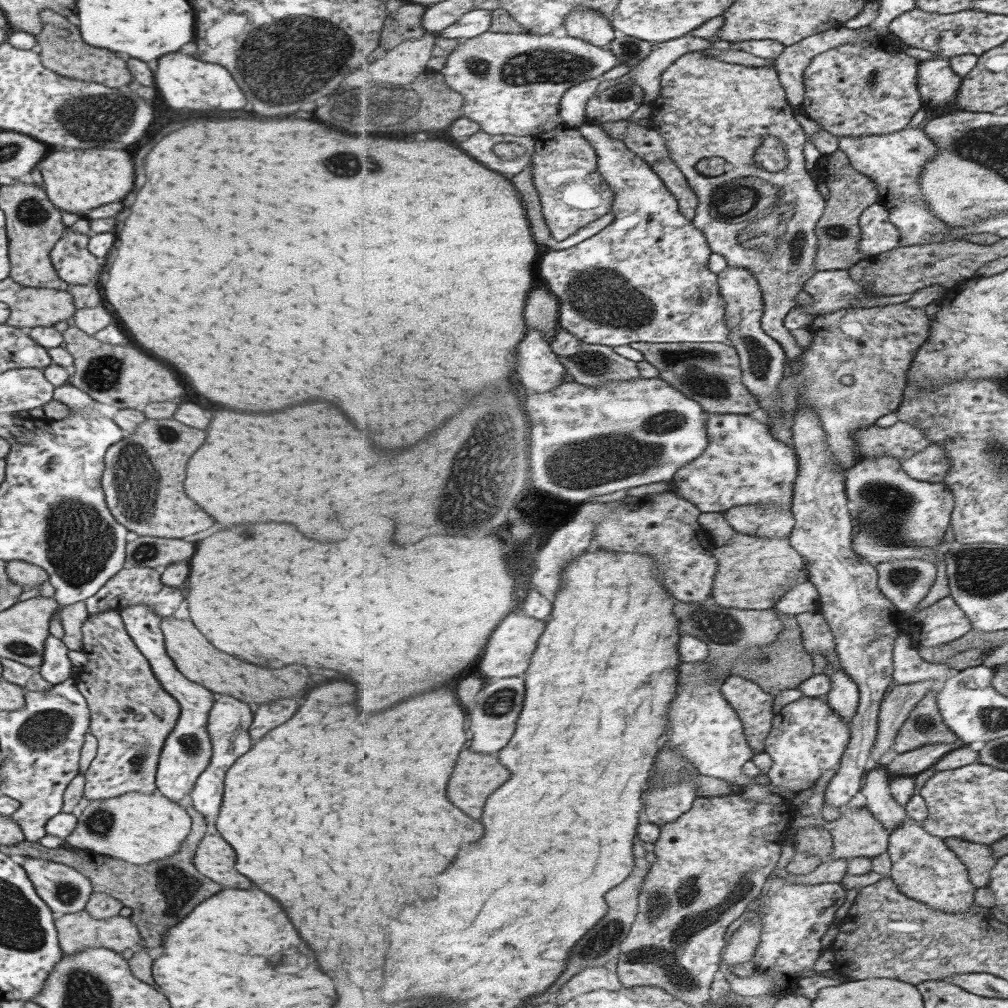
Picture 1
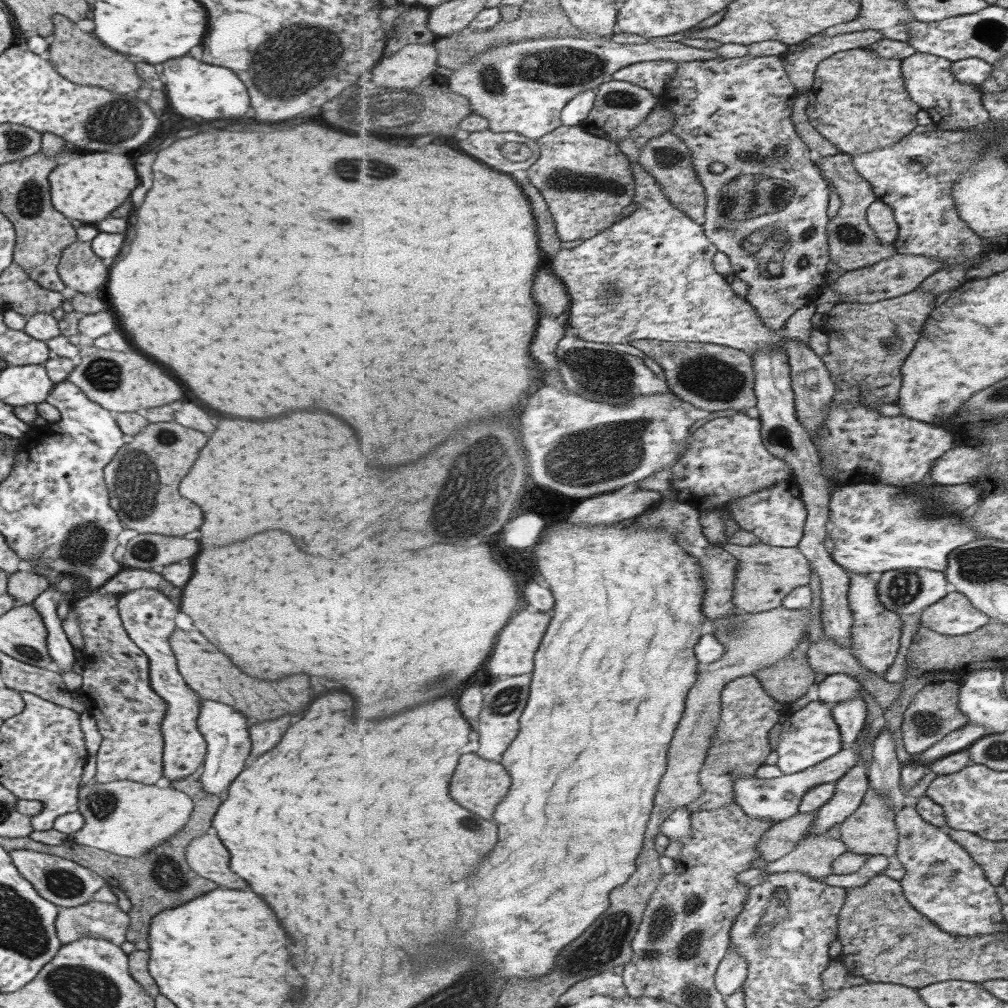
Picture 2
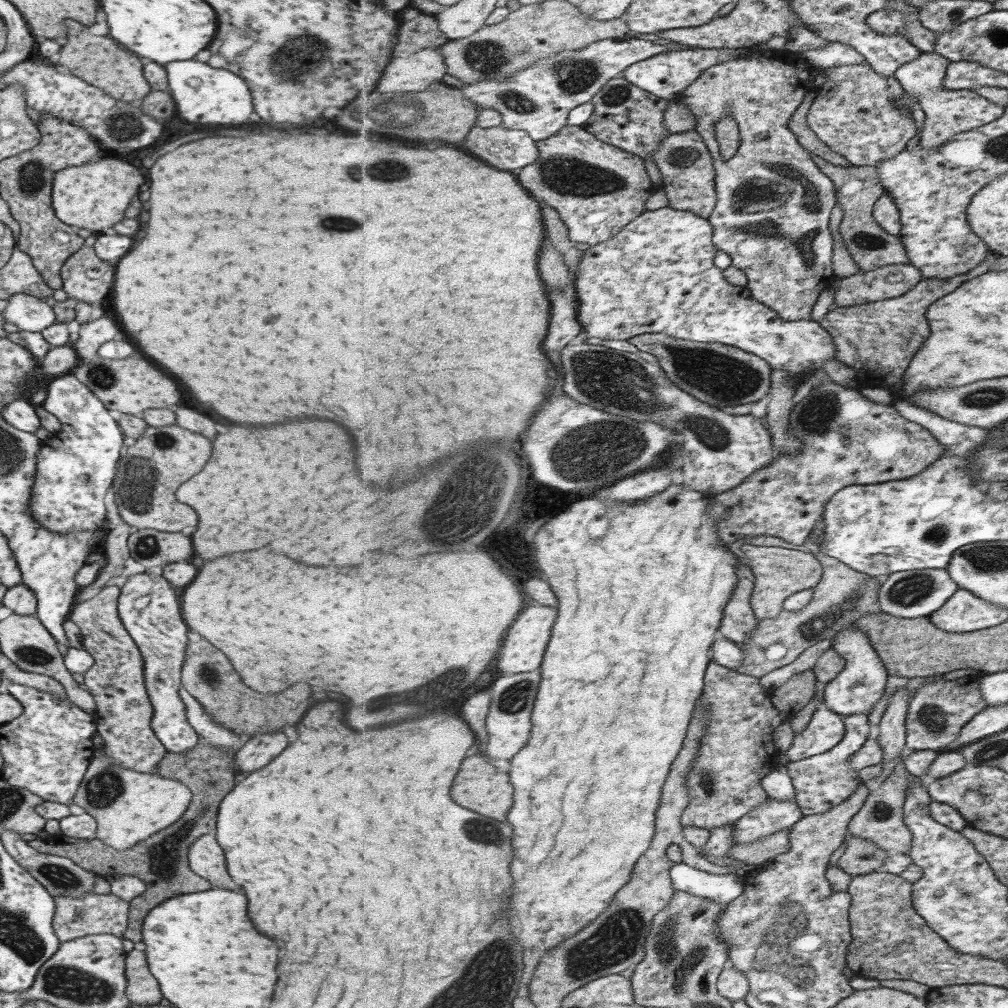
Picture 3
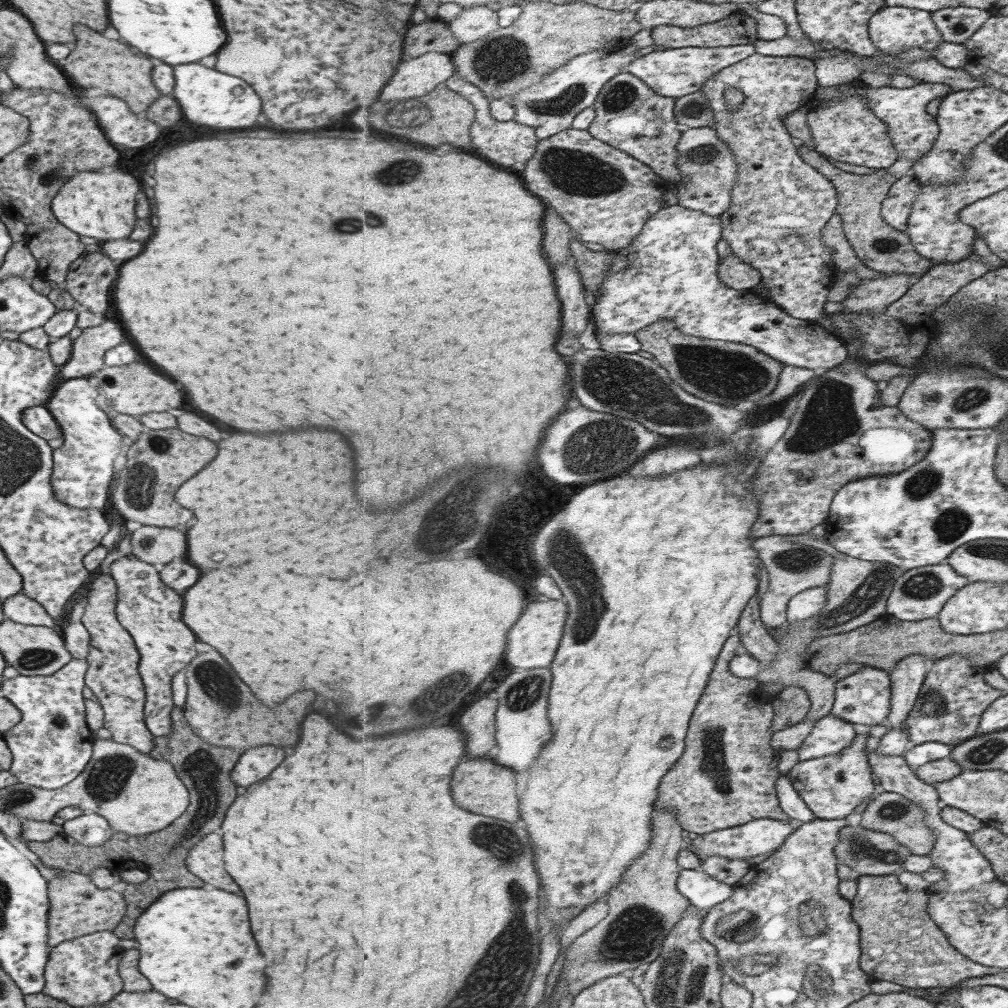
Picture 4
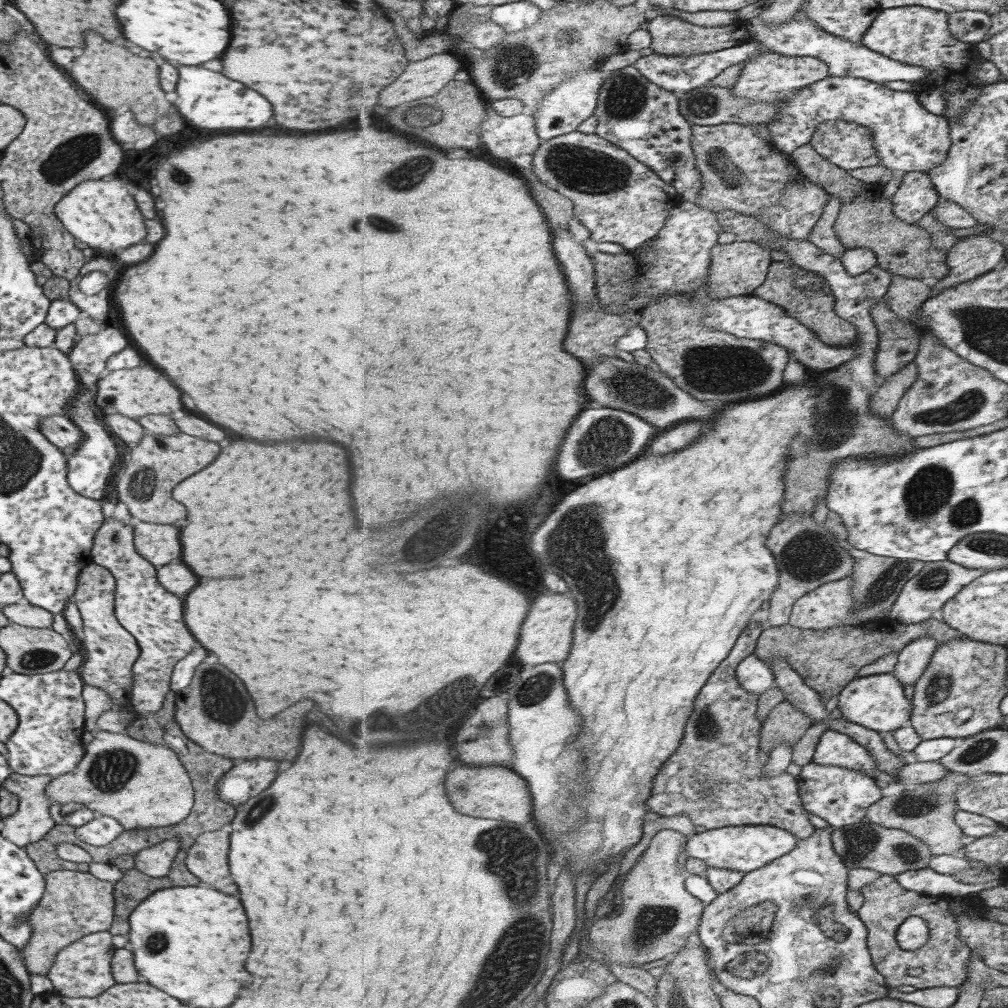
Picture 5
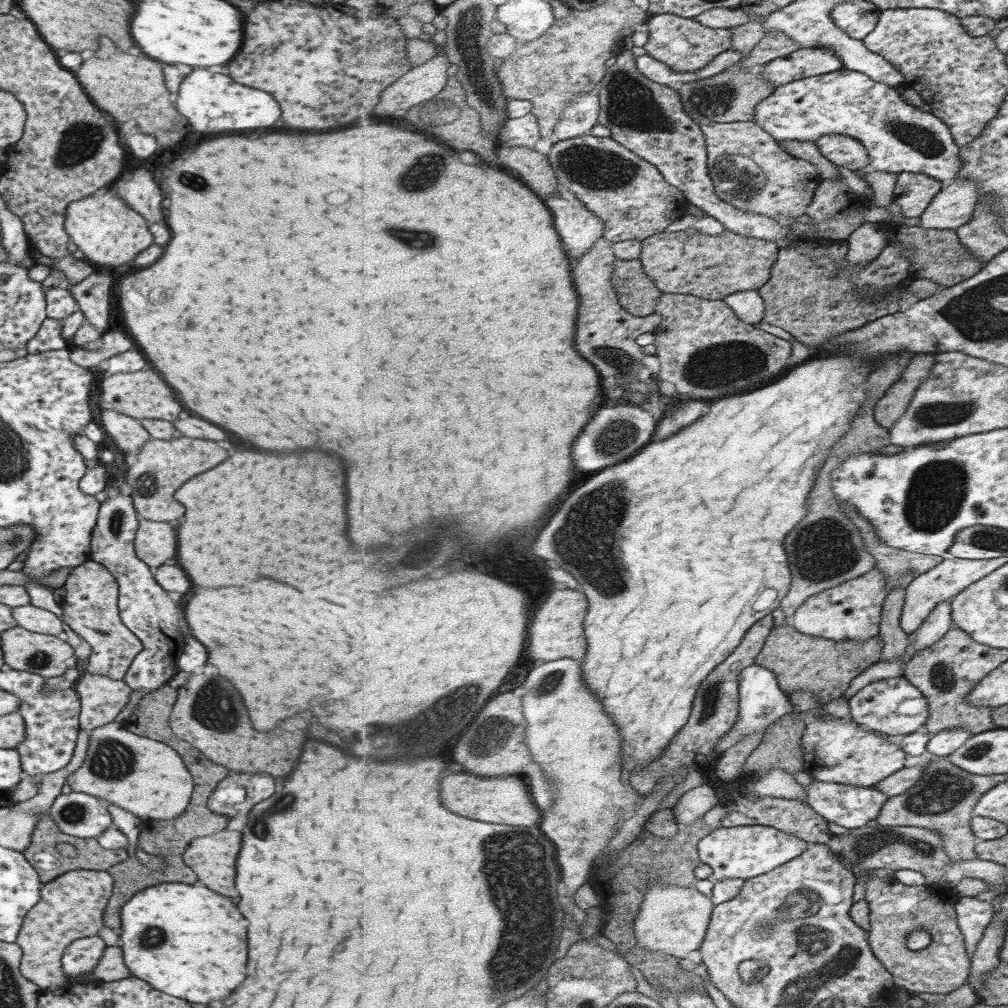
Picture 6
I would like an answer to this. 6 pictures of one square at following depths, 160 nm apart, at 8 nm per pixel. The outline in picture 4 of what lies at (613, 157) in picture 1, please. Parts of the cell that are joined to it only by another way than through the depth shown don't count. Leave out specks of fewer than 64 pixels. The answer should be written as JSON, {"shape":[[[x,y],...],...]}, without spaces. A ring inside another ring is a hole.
{"shape":[[[679,204],[663,207],[627,250],[612,252],[611,271],[603,283],[600,296],[592,301],[593,316],[597,316],[597,336],[637,333],[657,321],[669,320],[688,335],[751,345],[784,365],[824,372],[842,365],[849,357],[847,343],[821,323],[793,318],[782,307],[752,289],[738,291],[722,281],[718,274],[721,259],[718,245],[724,235],[725,227],[719,217],[692,211]]]}

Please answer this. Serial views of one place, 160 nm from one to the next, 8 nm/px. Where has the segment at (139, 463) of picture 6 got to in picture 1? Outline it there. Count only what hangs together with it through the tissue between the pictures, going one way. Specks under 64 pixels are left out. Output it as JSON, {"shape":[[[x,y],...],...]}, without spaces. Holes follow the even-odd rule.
{"shape":[[[160,418],[145,419],[131,434],[113,443],[106,450],[100,478],[111,517],[138,536],[157,538],[185,538],[213,526],[211,516],[183,494],[185,462],[203,440],[203,430],[187,428],[171,418]],[[169,430],[173,436],[165,438]],[[151,512],[155,512],[155,518],[151,518]]]}

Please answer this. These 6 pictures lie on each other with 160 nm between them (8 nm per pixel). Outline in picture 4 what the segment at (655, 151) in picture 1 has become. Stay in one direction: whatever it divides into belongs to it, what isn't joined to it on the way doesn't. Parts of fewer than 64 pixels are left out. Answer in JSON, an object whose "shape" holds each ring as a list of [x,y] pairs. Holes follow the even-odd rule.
{"shape":[[[701,127],[689,129],[682,133],[678,144],[680,160],[679,168],[683,171],[683,180],[674,185],[678,190],[678,203],[692,211],[703,211],[708,215],[719,217],[726,213],[732,205],[732,192],[738,180],[738,170],[740,164],[732,148],[719,136],[715,127]]]}

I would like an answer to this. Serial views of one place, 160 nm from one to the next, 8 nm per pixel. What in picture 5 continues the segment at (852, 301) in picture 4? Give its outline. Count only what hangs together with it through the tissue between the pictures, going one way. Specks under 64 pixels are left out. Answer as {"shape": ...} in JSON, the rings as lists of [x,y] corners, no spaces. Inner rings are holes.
{"shape":[[[895,275],[891,282],[889,292],[881,301],[871,307],[871,314],[880,330],[880,348],[876,356],[876,369],[878,370],[878,389],[881,389],[887,378],[897,374],[910,362],[916,360],[920,349],[920,332],[912,331],[907,322],[920,324],[921,308],[932,293],[931,288],[923,280]]]}

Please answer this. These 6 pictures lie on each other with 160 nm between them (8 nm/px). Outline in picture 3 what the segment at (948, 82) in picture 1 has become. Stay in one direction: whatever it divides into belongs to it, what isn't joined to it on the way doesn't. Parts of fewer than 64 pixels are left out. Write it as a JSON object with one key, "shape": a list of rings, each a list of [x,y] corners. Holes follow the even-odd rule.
{"shape":[[[922,52],[917,60],[904,64],[897,70],[896,77],[900,80],[907,93],[918,100],[919,107],[925,112],[925,124],[919,132],[919,142],[926,148],[938,149],[949,142],[957,133],[966,133],[970,129],[995,122],[1006,113],[1006,108],[996,105],[976,90],[949,90],[944,87],[944,78],[951,61],[937,52]]]}

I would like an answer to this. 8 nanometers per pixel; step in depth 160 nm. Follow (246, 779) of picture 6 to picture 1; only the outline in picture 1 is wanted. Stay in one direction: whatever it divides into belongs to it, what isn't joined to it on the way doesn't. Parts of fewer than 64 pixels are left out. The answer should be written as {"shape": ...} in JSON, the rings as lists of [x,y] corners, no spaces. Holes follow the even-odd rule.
{"shape":[[[281,698],[273,704],[260,704],[252,713],[248,736],[251,736],[251,740],[263,738],[263,734],[267,734],[267,730],[273,730],[275,726],[289,720],[293,716],[295,708],[297,708],[297,704],[289,698]]]}

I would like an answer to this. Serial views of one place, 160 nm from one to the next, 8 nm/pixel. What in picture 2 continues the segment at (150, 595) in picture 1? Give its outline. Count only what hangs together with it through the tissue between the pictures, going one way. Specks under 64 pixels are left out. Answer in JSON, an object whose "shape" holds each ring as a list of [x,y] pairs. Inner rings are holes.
{"shape":[[[122,569],[105,581],[98,589],[98,593],[121,596],[130,590],[138,588],[154,588],[167,595],[170,599],[179,594],[179,588],[169,584],[159,573],[152,570]]]}

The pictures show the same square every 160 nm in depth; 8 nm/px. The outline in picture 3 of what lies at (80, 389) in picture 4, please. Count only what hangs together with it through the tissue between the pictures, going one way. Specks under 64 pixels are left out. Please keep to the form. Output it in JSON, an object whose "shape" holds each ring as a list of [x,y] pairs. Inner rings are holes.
{"shape":[[[71,374],[57,377],[47,385],[45,398],[38,410],[44,410],[53,415],[59,421],[60,429],[54,431],[47,439],[40,440],[40,447],[36,454],[36,473],[27,510],[31,518],[48,528],[51,533],[106,530],[103,526],[103,520],[106,518],[103,496],[116,474],[116,462],[124,449],[121,443],[124,434],[116,421],[111,419],[103,403]]]}

